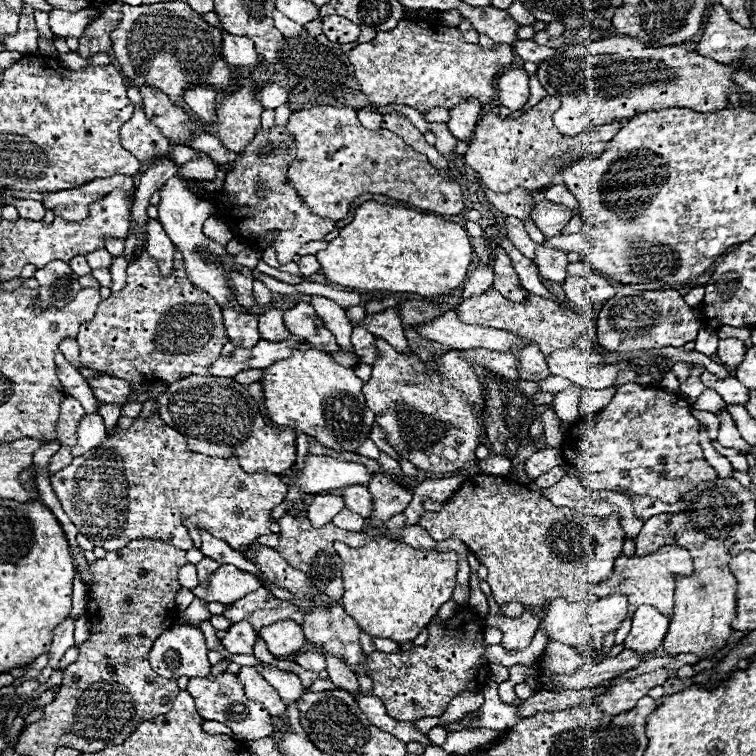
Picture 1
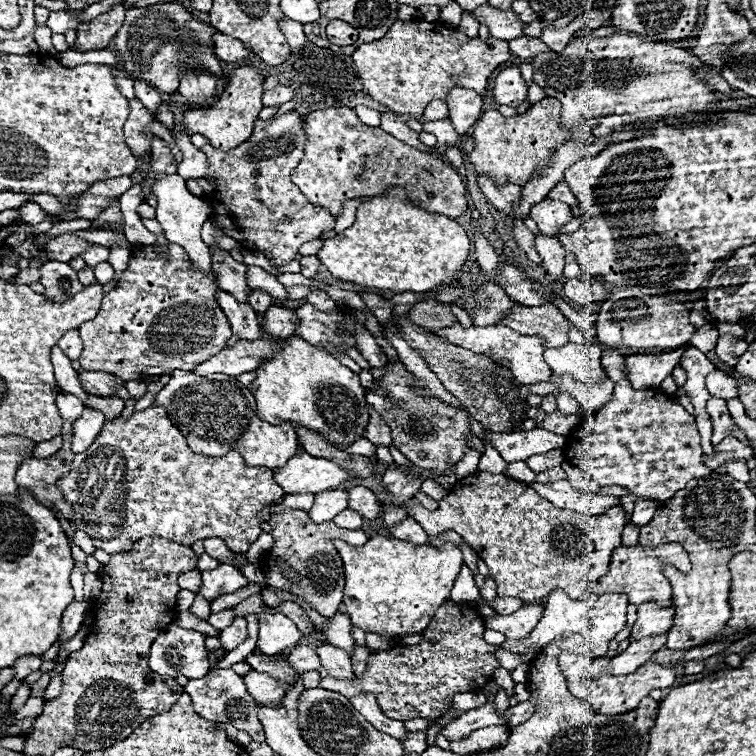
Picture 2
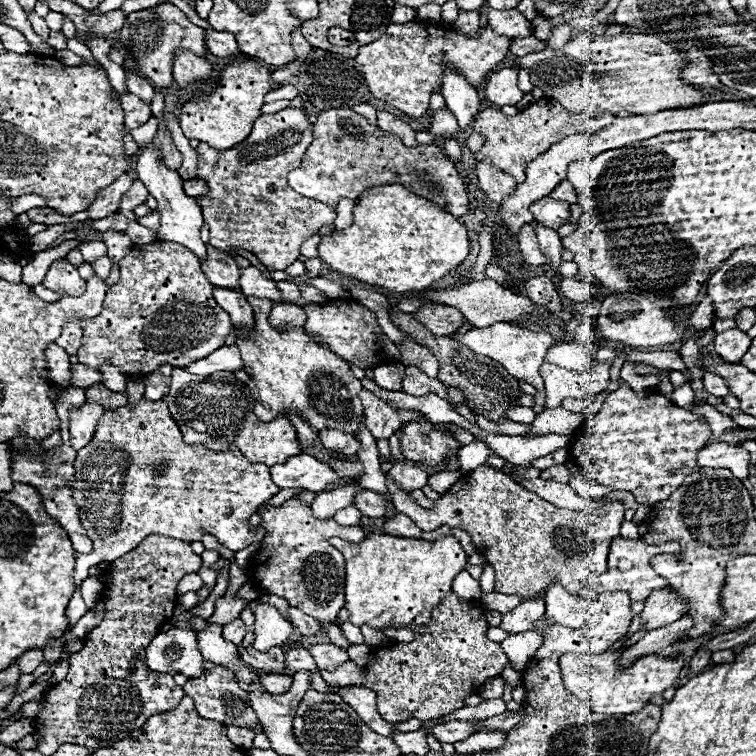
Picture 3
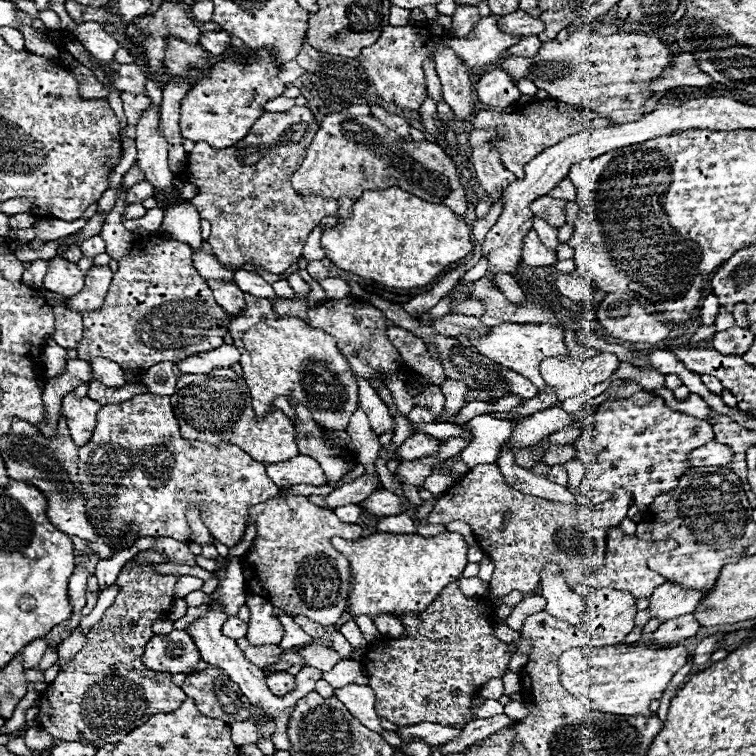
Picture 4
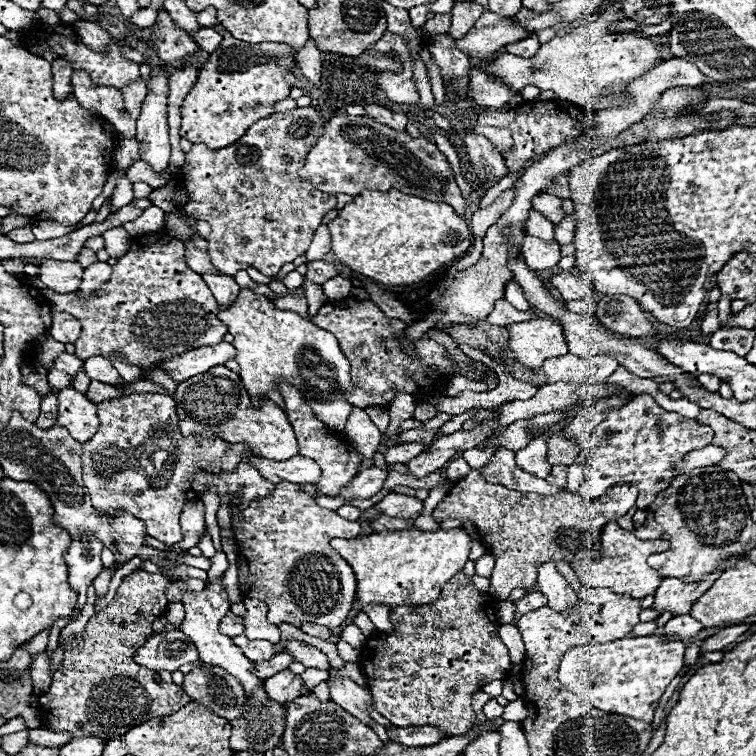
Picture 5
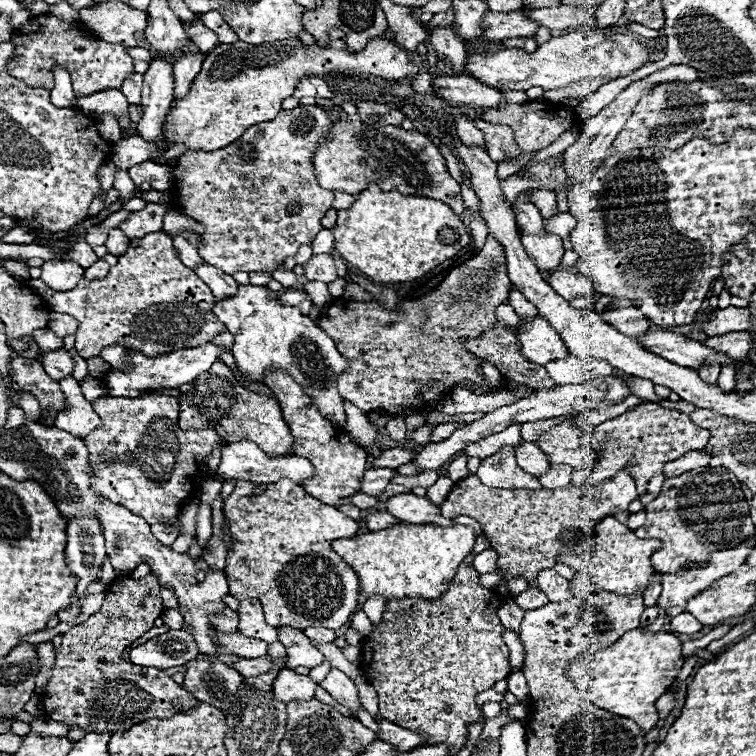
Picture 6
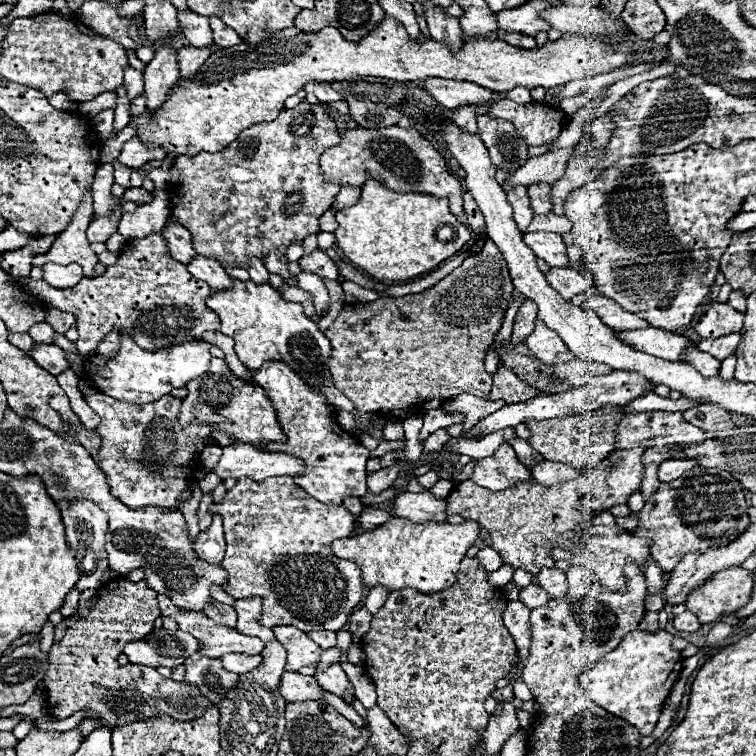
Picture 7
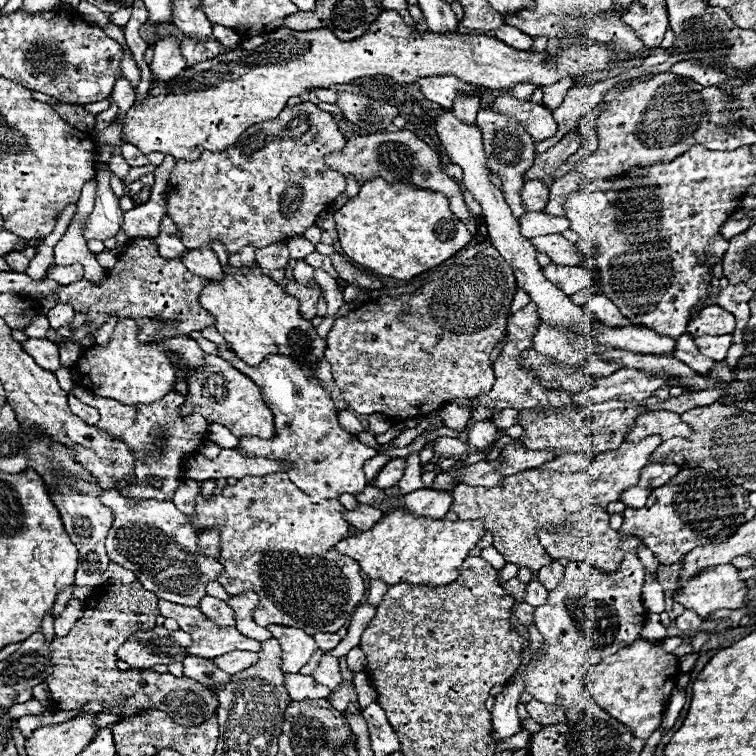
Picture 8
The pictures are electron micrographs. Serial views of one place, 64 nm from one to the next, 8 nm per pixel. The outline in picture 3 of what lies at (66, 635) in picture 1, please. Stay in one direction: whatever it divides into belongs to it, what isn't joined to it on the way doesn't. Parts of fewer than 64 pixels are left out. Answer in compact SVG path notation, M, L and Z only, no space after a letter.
M74 590L74 594L72 594L72 598L70 598L70 604L68 604L68 610L66 610L68 614L68 622L70 622L70 626L74 626L86 612L88 612L88 608L86 608L86 604L84 604L84 600L82 600L82 594L80 594L80 590Z

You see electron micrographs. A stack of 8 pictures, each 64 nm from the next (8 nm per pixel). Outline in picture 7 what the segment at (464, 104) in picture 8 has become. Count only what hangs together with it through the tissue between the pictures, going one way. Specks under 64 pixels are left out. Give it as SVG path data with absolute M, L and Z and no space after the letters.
M458 106L454 110L454 122L472 134L478 134L478 126L476 126L476 106Z

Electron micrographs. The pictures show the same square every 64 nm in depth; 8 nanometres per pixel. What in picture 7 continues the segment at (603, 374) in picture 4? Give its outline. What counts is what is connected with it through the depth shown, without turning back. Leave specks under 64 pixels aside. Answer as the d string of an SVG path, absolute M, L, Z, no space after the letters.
M576 358L572 360L570 364L556 364L554 366L554 372L568 380L570 384L574 386L580 386L584 384L584 374L588 376L596 376L596 374L608 374L612 372L614 368L606 366L606 364L598 364L598 362L592 362L592 360L584 360L584 358Z

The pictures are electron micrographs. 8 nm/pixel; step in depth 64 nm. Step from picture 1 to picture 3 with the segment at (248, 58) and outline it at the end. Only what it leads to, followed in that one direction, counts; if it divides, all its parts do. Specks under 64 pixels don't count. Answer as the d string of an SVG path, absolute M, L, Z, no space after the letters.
M210 30L208 38L206 38L206 46L214 56L220 56L220 58L230 58L230 56L238 54L236 38L232 34L228 34L228 32Z

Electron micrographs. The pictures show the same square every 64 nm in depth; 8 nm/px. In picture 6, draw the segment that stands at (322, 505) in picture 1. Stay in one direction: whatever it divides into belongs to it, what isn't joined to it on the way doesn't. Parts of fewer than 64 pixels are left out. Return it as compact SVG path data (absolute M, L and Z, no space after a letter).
M372 468L364 472L362 478L362 492L368 496L378 496L384 492L384 488L390 484L390 480L394 478L396 470L392 468Z

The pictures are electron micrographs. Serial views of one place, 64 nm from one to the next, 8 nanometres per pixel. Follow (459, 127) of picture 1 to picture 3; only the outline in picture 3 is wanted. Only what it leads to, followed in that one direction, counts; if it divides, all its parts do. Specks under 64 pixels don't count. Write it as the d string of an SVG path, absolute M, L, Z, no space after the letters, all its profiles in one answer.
M444 64L442 74L442 96L446 100L448 110L456 116L460 130L466 130L466 126L474 120L480 108L480 96L474 86L466 82L464 76L456 72L454 66Z

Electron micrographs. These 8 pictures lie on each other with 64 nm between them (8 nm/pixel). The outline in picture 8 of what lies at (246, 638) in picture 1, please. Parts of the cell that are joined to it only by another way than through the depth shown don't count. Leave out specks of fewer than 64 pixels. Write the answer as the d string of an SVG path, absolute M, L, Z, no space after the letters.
M204 596L204 600L200 602L200 612L210 618L212 622L216 622L216 626L234 626L236 618L234 618L234 612L232 608L228 608L222 600L218 598L212 598L212 596Z

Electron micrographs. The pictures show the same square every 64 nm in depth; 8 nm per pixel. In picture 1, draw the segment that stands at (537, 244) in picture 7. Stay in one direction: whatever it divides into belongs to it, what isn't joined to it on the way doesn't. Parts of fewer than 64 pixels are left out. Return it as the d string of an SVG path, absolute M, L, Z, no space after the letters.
M506 218L506 228L508 228L508 238L510 242L530 260L536 258L534 250L536 250L536 242L530 240L528 232L524 230L524 224L518 218Z

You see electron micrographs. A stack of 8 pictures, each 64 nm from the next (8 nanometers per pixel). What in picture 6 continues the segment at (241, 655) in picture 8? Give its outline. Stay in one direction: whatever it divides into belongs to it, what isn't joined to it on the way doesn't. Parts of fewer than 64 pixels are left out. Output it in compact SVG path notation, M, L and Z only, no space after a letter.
M236 658L236 662L232 664L234 670L238 670L242 676L258 676L270 670L270 658Z

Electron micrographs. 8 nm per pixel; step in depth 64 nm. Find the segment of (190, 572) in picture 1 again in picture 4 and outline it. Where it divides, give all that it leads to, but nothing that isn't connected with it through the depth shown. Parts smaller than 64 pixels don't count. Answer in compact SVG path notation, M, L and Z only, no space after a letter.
M180 576L176 580L176 586L174 586L174 598L184 598L186 594L201 590L204 584L200 578L194 578L194 576Z

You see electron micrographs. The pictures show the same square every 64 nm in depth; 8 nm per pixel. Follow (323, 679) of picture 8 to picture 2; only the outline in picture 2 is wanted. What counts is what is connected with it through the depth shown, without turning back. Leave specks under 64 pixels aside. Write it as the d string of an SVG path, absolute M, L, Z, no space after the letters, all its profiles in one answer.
M358 694L358 696L352 696L350 702L376 730L380 730L384 734L392 734L394 738L400 738L400 740L406 736L406 730L404 730L402 722L390 720L390 718L386 718L382 714L382 710L376 704L376 696L372 696L372 694Z

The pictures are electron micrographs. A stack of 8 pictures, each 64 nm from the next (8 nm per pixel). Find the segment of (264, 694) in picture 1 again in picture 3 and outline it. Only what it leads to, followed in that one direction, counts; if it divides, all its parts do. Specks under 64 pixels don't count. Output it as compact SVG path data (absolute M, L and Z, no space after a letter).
M262 674L260 684L266 688L268 694L278 696L278 694L286 694L286 690L292 684L292 678L284 676L284 674Z

